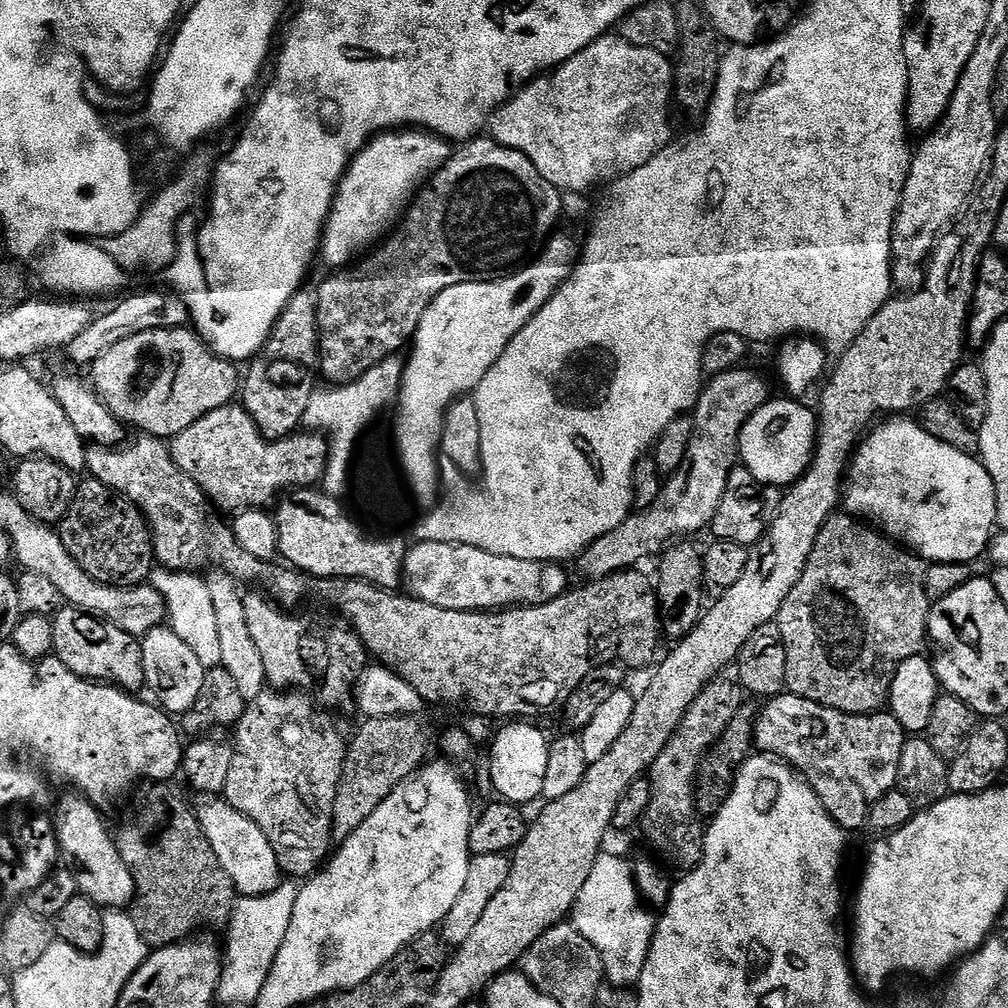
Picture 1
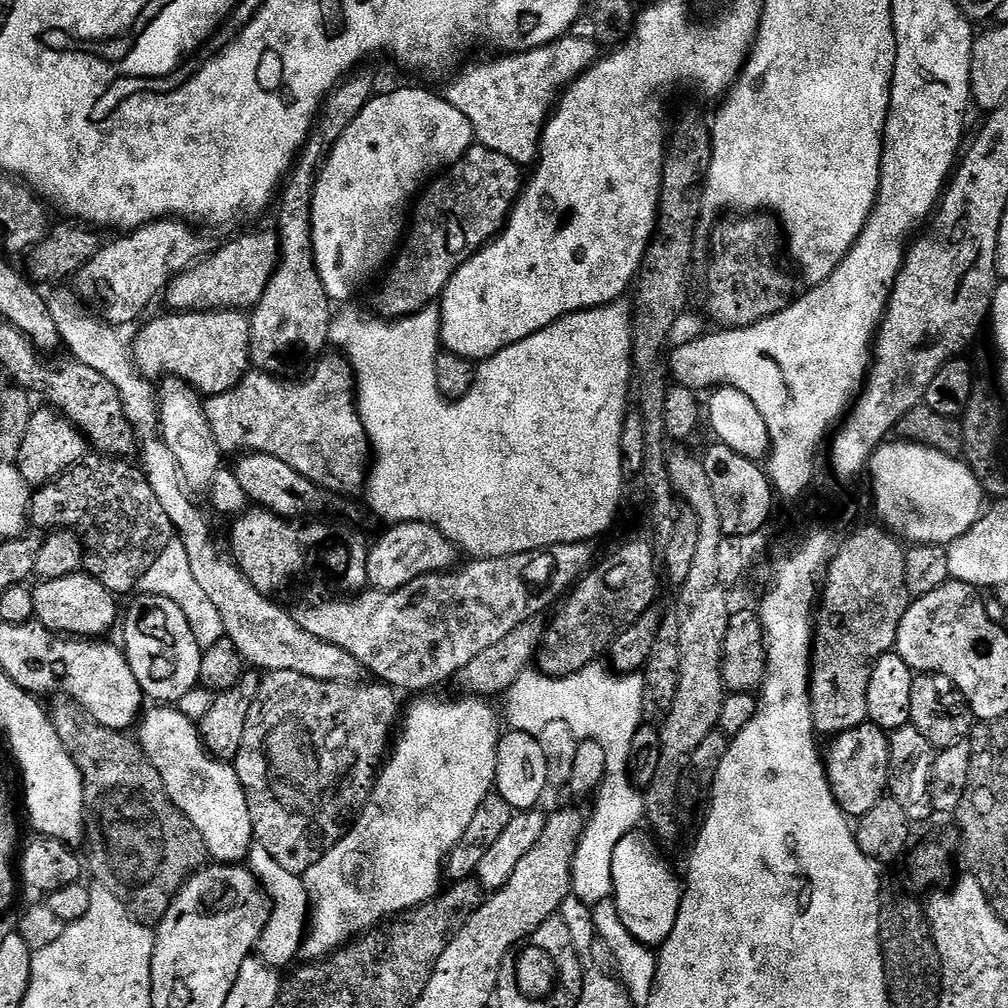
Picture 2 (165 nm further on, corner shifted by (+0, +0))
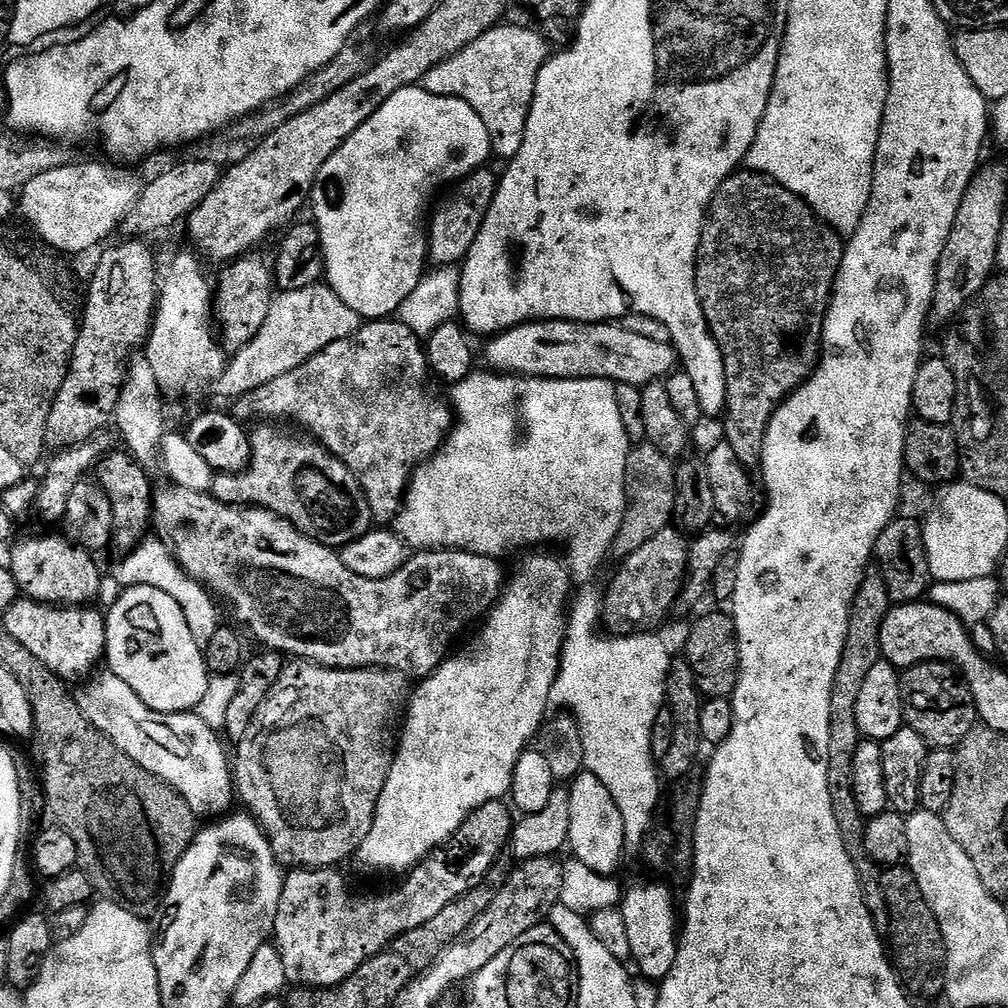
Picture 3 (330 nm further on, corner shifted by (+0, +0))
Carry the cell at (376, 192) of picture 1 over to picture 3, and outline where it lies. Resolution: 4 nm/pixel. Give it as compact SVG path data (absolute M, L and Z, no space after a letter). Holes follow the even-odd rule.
M422 86L398 90L398 94L394 94L394 98L386 101L361 128L354 130L354 134L350 134L350 138L346 138L346 142L337 152L330 154L330 162L326 162L326 166L322 166L322 170L318 170L318 178L312 187L310 212L312 208L313 217L311 216L311 219L314 221L316 229L320 231L320 245L324 251L326 283L329 288L336 291L338 298L342 298L342 302L346 302L346 306L350 306L350 310L354 310L354 314L360 316L361 321L371 322L395 317L399 313L402 302L406 302L406 298L410 298L410 294L414 294L414 286L418 286L426 275L424 263L427 265L430 260L428 228L426 227L426 221L430 216L428 203L432 199L434 199L433 201L437 199L436 191L443 184L455 185L465 176L470 175L471 172L483 169L487 165L484 163L487 162L488 156L491 157L492 155L492 139L486 130L486 122L482 122L480 115L466 101L458 100L453 96L435 96Z

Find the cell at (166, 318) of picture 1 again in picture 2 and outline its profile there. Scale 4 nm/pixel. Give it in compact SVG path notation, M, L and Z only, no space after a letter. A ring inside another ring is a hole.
M275 231L242 236L210 256L172 281L166 301L173 313L255 309L280 265L280 238Z

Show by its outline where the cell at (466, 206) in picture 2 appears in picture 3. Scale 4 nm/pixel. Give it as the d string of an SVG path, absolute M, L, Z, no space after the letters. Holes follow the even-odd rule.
M477 170L465 176L451 189L449 200L439 201L440 209L433 211L428 228L428 254L431 263L436 266L456 266L467 256L478 230L482 230L486 214L496 197L497 173L489 170Z

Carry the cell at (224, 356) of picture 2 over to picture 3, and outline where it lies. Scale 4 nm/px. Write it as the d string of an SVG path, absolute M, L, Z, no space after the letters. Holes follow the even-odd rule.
M245 254L229 263L228 268L220 276L219 282L215 285L214 313L215 323L218 325L219 335L222 337L222 344L225 349L237 350L246 346L262 330L262 322L266 322L266 314L270 314L270 306L274 299L274 293L278 285L274 275L273 265L264 256L257 254Z

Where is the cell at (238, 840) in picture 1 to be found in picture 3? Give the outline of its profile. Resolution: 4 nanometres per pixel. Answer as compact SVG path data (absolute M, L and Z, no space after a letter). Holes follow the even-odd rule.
M110 670L97 671L91 678L85 679L79 685L80 689L75 689L74 695L76 705L82 710L82 714L92 723L102 735L108 739L122 754L126 754L142 770L154 774L157 778L169 784L196 813L197 817L215 817L217 814L224 814L228 808L234 804L234 768L230 763L230 756L224 753L225 741L221 739L218 732L211 729L195 711L190 712L155 712L122 682Z

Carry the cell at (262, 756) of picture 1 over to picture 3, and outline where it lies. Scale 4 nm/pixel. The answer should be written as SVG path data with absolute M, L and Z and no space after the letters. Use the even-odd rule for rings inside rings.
M293 659L285 663L278 682L270 690L266 702L258 710L250 730L235 745L234 752L234 792L245 804L253 820L268 836L272 852L281 866L289 869L297 868L331 868L349 856L355 857L357 850L366 842L366 834L370 834L370 826L374 826L376 807L380 801L382 790L388 781L392 763L396 760L398 733L402 728L410 699L409 677L396 672L393 668L328 668L324 664L313 664L310 660Z

